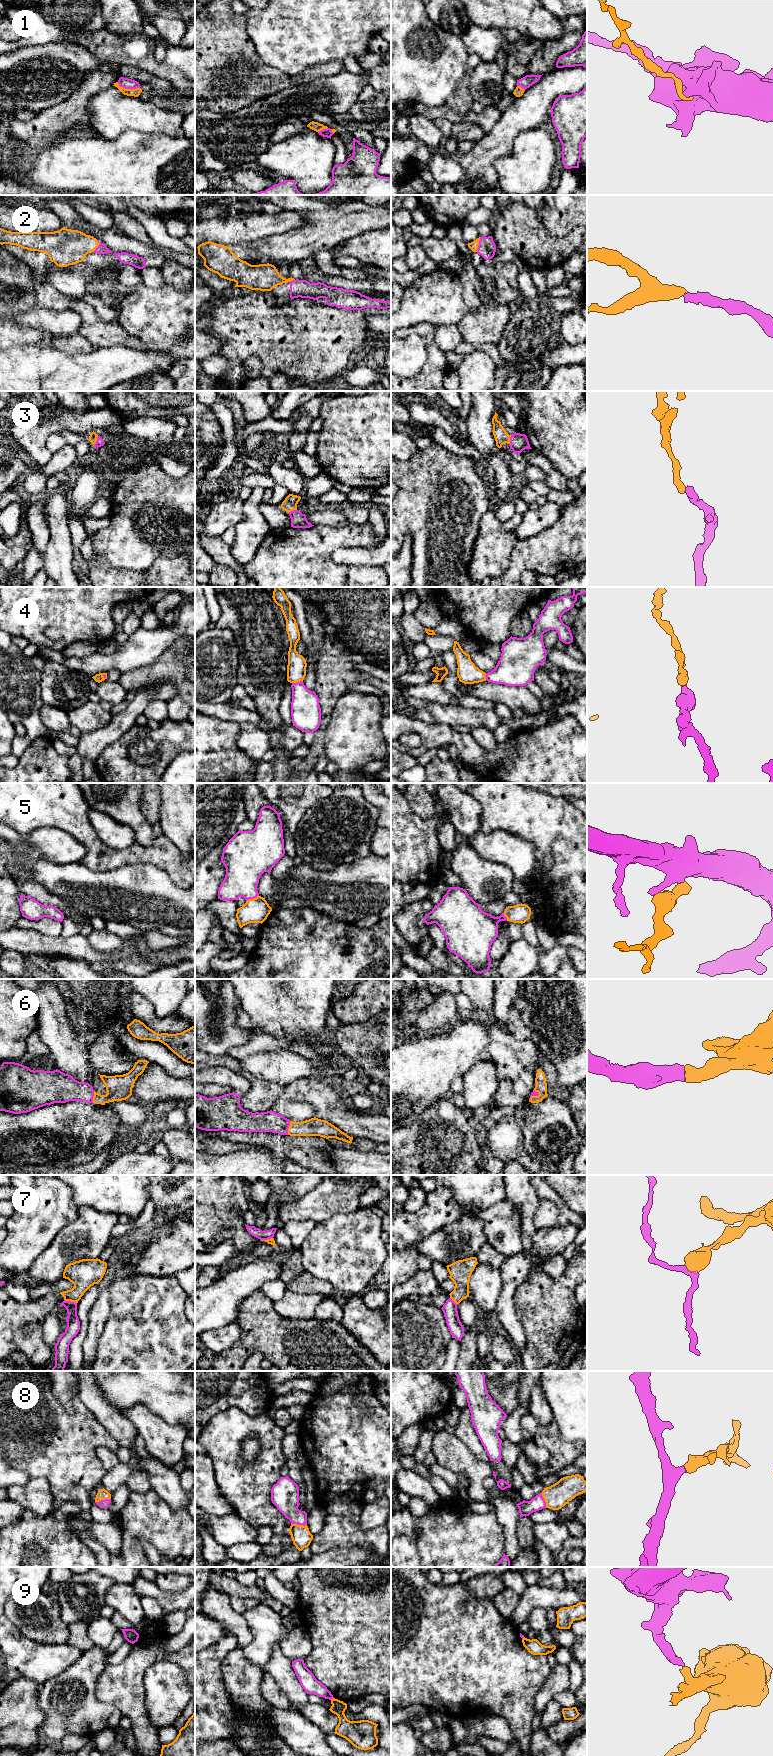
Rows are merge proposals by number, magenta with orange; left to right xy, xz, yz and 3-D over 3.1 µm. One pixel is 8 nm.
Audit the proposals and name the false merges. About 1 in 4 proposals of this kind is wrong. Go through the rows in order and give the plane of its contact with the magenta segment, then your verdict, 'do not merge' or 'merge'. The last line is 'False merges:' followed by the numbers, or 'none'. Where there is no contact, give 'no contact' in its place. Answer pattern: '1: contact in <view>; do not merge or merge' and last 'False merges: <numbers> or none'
1: contact in xy; do not merge
2: contact in yz; merge
3: contact in xy; merge
4: contact in xz; merge
5: contact in xz; merge
6: contact in xz; merge
7: contact in xy; do not merge
8: contact in xy; merge
9: contact in xz; do not merge
False merges: 1, 7, 9

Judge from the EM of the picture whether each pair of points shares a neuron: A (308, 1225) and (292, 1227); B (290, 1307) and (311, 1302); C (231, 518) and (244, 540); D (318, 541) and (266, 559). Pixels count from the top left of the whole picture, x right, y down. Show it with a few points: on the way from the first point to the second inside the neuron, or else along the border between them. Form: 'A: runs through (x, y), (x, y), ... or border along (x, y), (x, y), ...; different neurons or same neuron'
A: runs through (304, 1227), (296, 1227); same neuron
B: runs through (295, 1306), (306, 1304); same neuron
C: border along (244, 503), (243, 518), (235, 526); different neurons
D: runs through (305, 554), (300, 559), (279, 559); same neuron

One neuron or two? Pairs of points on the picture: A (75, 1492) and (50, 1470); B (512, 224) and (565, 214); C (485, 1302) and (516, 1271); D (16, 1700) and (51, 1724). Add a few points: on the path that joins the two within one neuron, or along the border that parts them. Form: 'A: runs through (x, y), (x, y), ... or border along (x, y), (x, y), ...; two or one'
A: runs through (69, 1486), (56, 1473); one
B: border along (538, 211), (545, 229), (554, 238); two
C: border along (499, 1270), (501, 1292), (495, 1309); two
D: border along (37, 1696), (37, 1705), (43, 1714), (40, 1730); two

